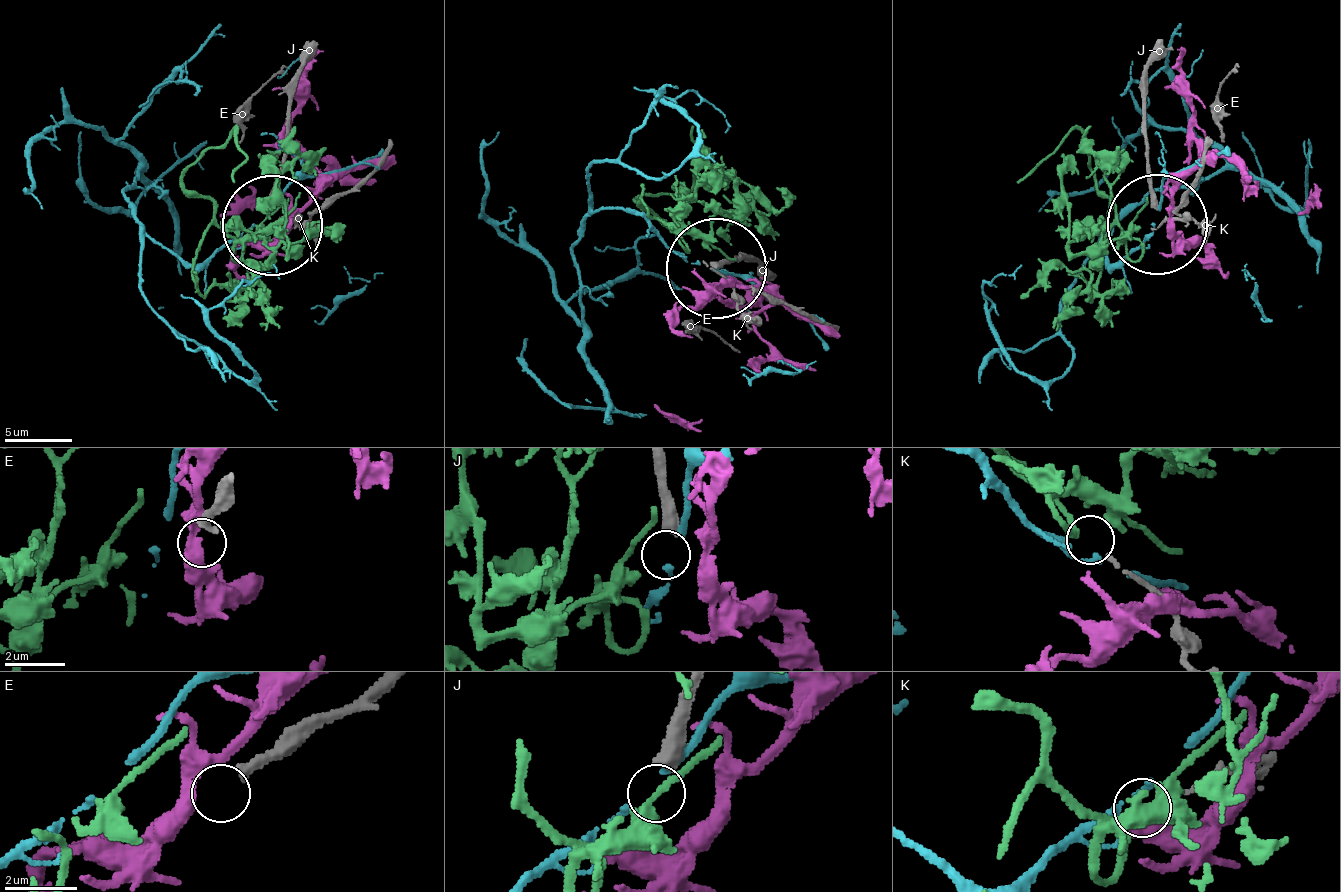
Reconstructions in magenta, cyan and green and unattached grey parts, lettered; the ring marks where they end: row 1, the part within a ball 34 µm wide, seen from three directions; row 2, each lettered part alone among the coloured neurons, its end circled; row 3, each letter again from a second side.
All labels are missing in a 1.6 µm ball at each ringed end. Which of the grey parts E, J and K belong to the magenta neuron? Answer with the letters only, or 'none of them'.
none of them

